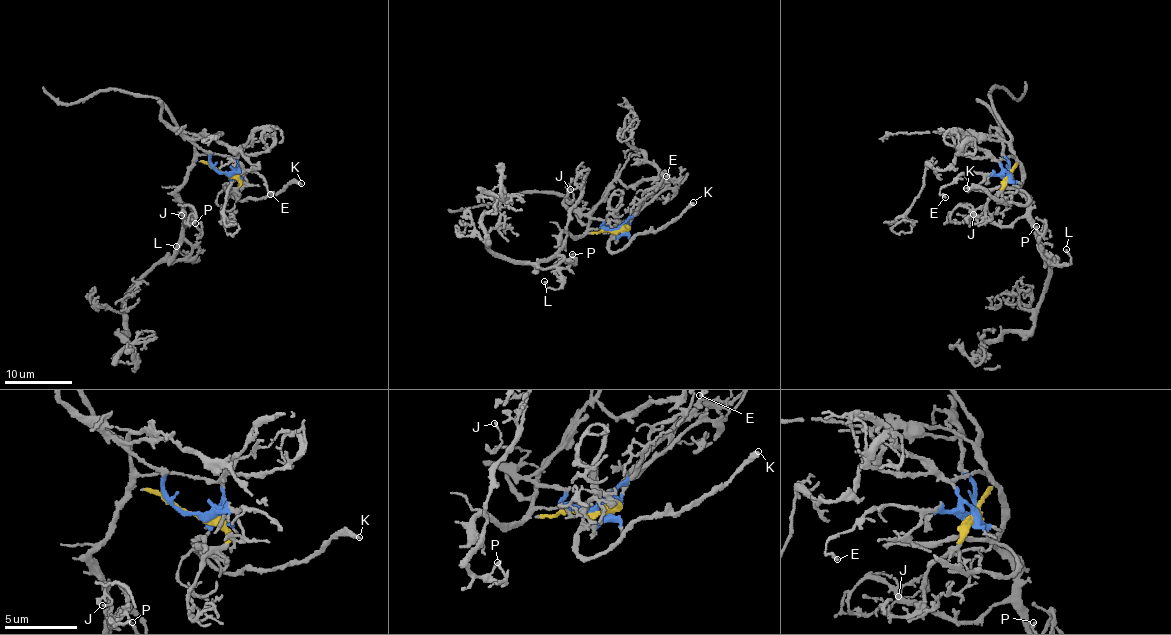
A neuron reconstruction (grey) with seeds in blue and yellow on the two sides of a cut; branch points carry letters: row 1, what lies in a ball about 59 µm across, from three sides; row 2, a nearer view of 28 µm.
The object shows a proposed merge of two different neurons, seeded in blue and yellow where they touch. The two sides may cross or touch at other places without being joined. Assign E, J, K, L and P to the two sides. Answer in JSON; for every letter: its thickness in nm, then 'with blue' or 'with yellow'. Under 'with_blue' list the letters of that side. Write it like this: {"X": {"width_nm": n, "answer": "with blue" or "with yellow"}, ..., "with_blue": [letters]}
{"E": {"width_nm": 200, "answer": "with blue"}, "J": {"width_nm": 130, "answer": "with yellow"}, "K": {"width_nm": 280, "answer": "with blue"}, "L": {"width_nm": 170, "answer": "with yellow"}, "P": {"width_nm": 160, "answer": "with yellow"}, "with_blue": ["E", "K"]}

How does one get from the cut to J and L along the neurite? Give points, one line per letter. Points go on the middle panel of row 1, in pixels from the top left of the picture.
J: (612, 231), (573, 236), (564, 232), (562, 241), (568, 211), (582, 192), (571, 202), (570, 189)
L: (612, 231), (562, 233), (563, 246), (557, 253), (563, 258), (557, 265), (561, 284), (553, 289), (544, 282)

